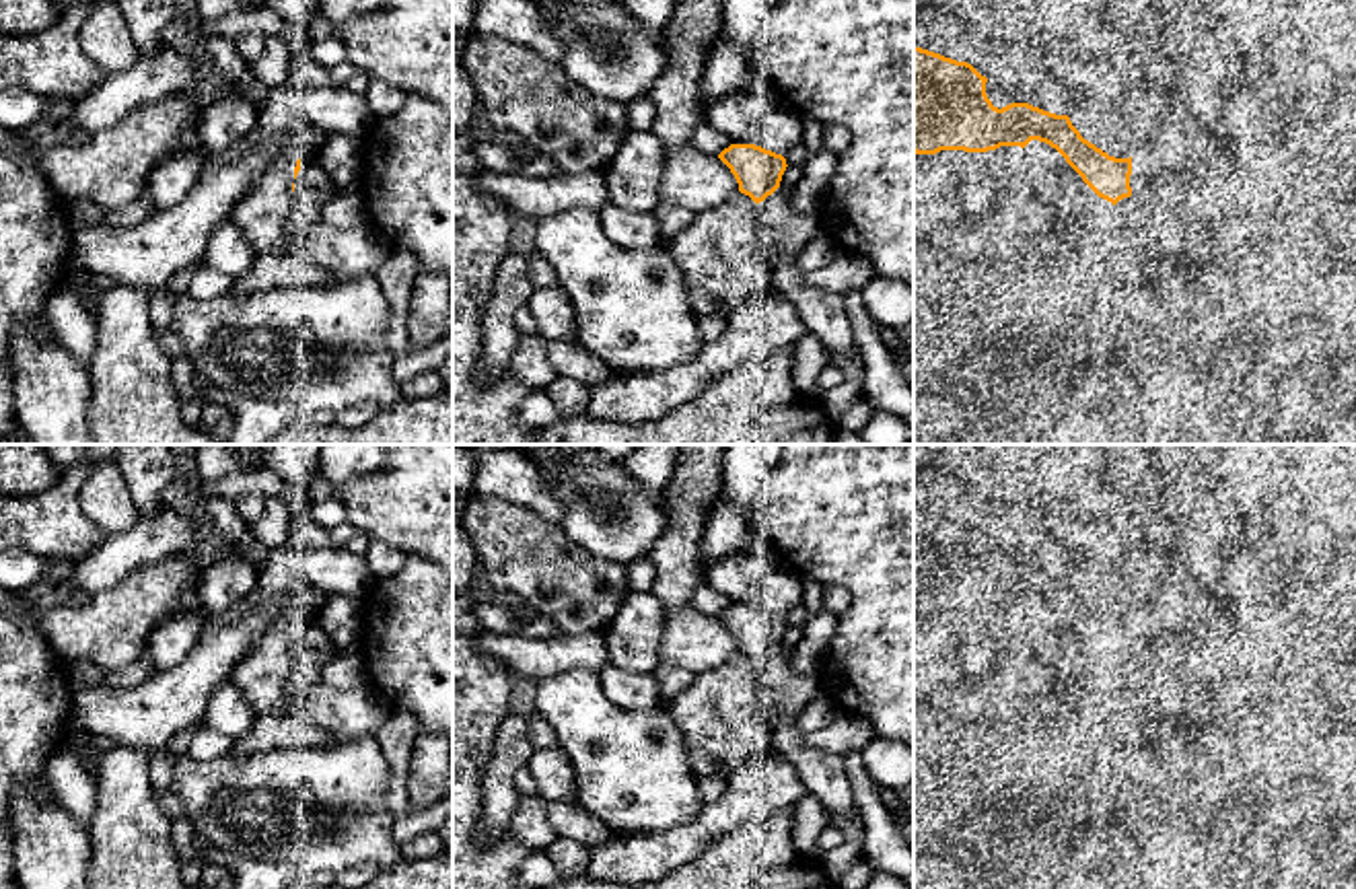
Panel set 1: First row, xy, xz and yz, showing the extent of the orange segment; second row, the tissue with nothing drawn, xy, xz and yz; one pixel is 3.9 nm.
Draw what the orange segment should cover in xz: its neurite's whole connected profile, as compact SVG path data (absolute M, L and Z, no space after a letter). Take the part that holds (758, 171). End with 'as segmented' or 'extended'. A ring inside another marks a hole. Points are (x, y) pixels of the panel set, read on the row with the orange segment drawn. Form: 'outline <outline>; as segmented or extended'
outline M730 144L718 158L730 169L739 191L755 202L761 220L761 249L768 257L776 290L788 298L805 323L829 350L858 358L844 296L809 286L796 261L809 243L825 237L817 216L794 212L780 187L786 158L755 144Z; extended

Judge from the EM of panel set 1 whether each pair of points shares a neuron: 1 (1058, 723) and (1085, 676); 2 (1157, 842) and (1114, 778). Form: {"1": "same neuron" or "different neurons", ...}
{"1": "different neurons", "2": "same neuron"}

